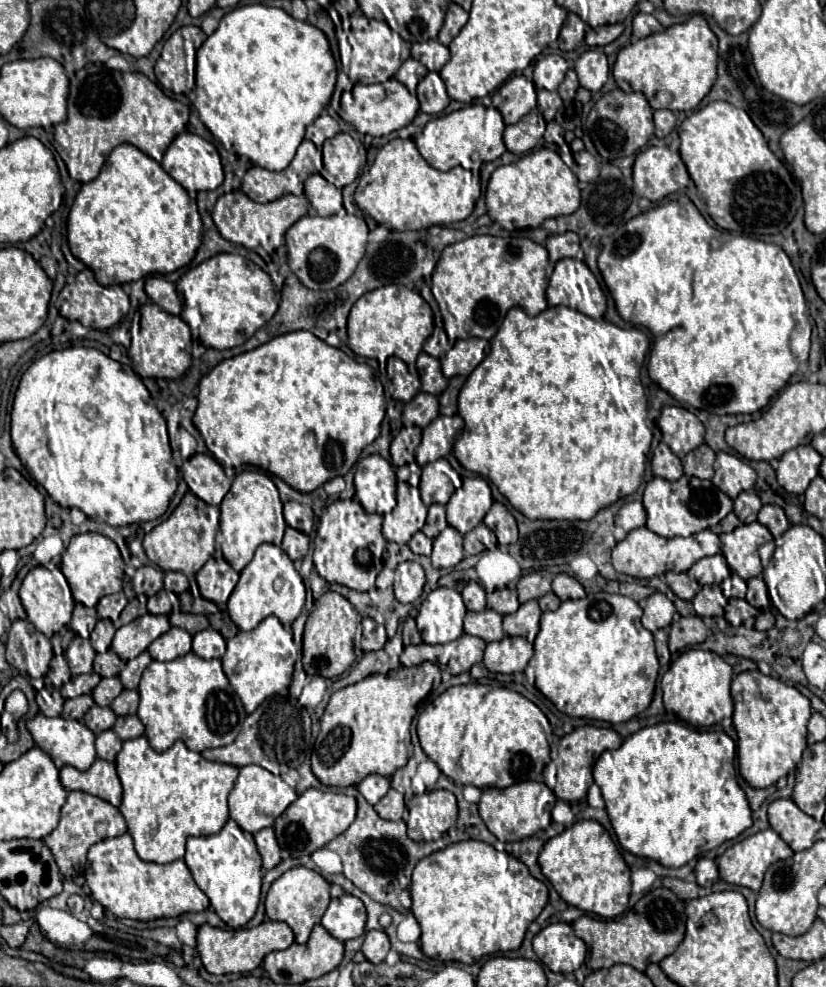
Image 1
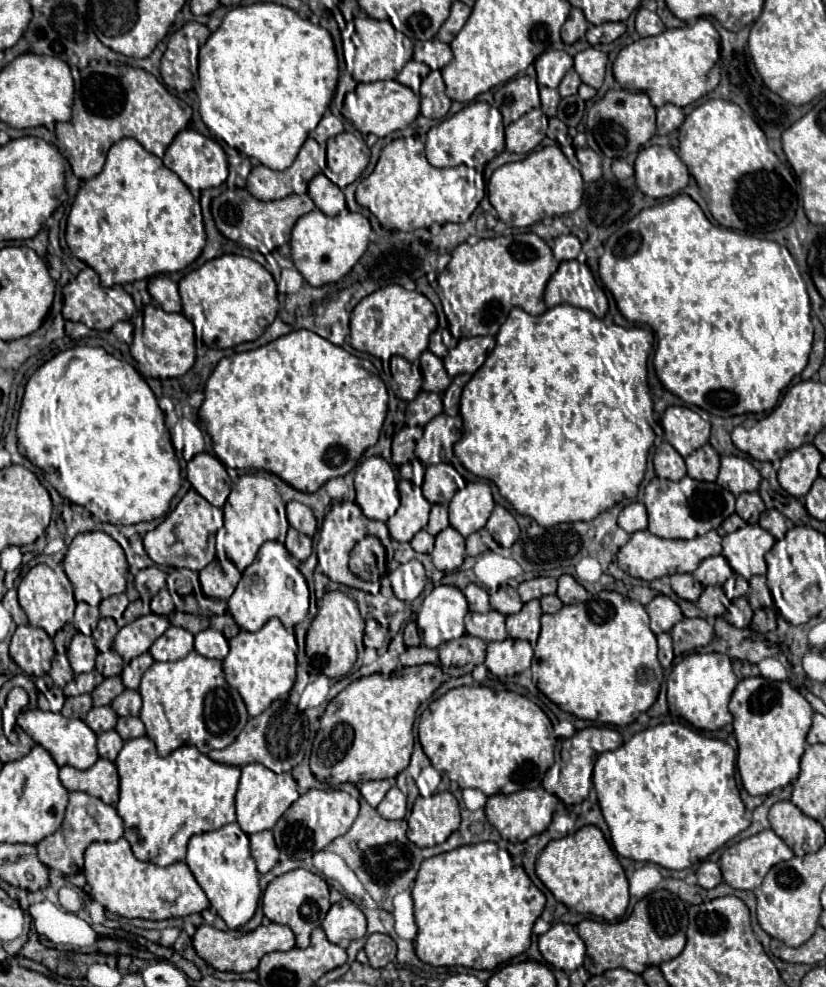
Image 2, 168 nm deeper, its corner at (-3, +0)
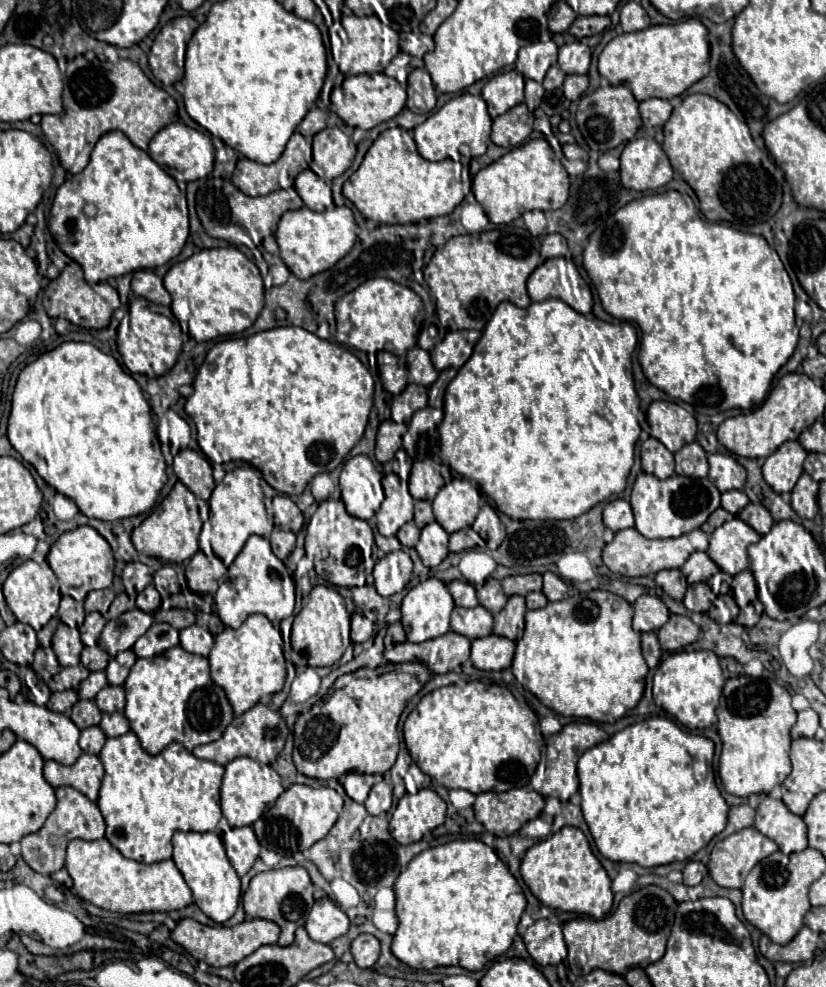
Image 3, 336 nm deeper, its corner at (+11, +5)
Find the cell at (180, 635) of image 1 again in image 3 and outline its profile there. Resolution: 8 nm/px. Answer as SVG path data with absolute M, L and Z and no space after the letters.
M152 624L150 630L140 636L136 640L136 644L132 646L132 650L136 652L138 658L150 658L150 656L156 656L156 654L162 654L174 646L178 646L180 640L178 640L178 630L172 628L170 624Z

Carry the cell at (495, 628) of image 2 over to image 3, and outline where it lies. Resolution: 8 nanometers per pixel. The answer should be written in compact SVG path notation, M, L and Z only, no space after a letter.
M484 606L454 608L450 628L470 640L492 634L492 614Z

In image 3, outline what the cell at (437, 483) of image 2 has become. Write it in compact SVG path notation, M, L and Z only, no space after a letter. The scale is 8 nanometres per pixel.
M432 459L414 461L408 479L409 492L416 500L432 502L438 490L453 479L448 466Z

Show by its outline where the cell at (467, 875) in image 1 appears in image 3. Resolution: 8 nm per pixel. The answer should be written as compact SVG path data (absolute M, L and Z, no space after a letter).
M452 840L448 844L428 848L414 856L400 872L396 884L396 916L400 920L392 942L392 954L416 970L432 970L438 966L462 966L466 970L482 970L496 956L504 954L516 936L516 926L526 908L520 884L508 866L482 840Z

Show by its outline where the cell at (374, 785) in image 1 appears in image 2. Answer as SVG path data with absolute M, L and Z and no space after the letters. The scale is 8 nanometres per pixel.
M382 779L382 781L364 781L362 785L360 785L360 793L362 793L362 797L372 805L372 807L376 807L382 799L384 799L384 795L388 793L388 789L394 785L394 781L392 779Z

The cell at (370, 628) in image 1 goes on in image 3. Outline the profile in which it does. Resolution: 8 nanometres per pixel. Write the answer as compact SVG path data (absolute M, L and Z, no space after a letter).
M354 614L352 616L352 632L350 632L350 638L352 642L366 642L374 632L374 624L364 618L362 614Z

